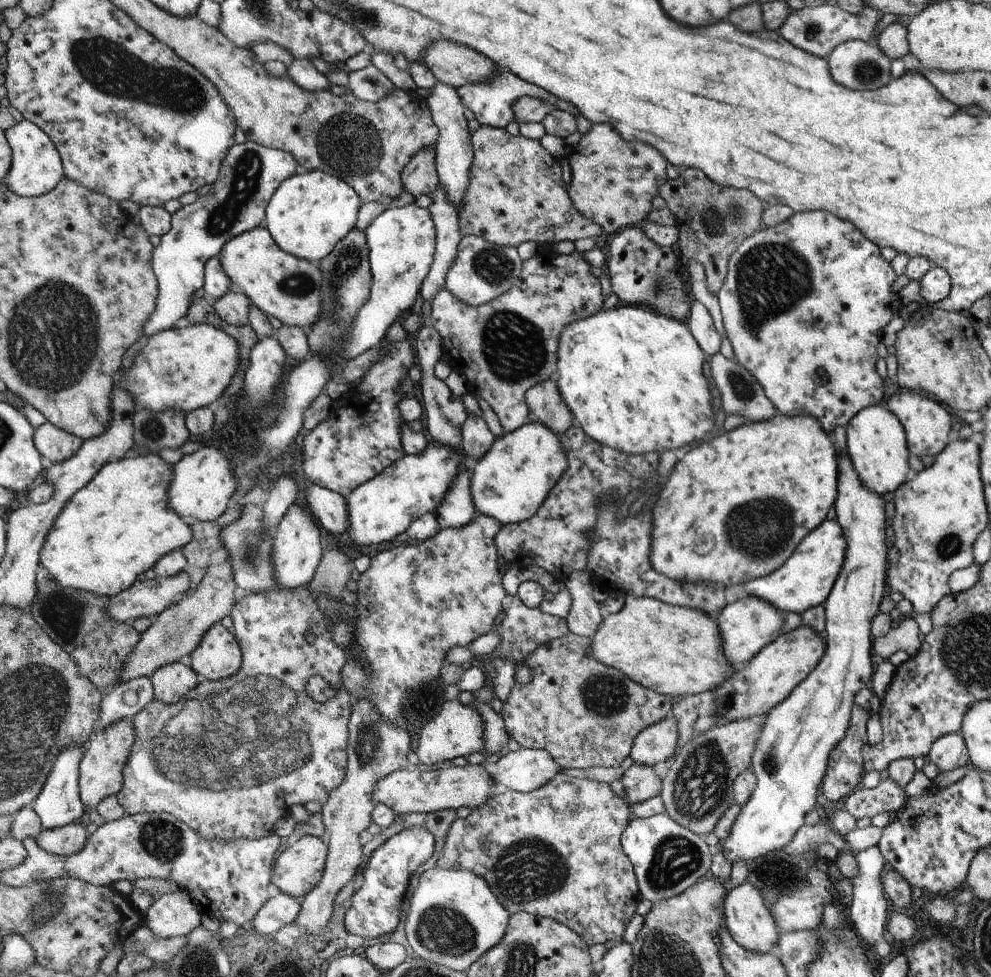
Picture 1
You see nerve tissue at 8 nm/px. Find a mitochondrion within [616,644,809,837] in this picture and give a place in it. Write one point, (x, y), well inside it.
(701, 784)

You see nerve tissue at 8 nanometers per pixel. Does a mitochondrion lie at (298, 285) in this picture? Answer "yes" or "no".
yes

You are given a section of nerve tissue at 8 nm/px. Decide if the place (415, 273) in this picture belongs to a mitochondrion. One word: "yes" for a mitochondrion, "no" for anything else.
no

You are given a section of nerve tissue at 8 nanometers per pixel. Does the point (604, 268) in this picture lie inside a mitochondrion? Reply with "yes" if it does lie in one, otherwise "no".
no

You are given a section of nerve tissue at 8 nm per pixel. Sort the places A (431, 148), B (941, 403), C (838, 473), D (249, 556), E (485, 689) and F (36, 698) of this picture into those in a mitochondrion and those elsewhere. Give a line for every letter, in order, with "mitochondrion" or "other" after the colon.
A: other
B: other
C: other
D: mitochondrion
E: other
F: mitochondrion

